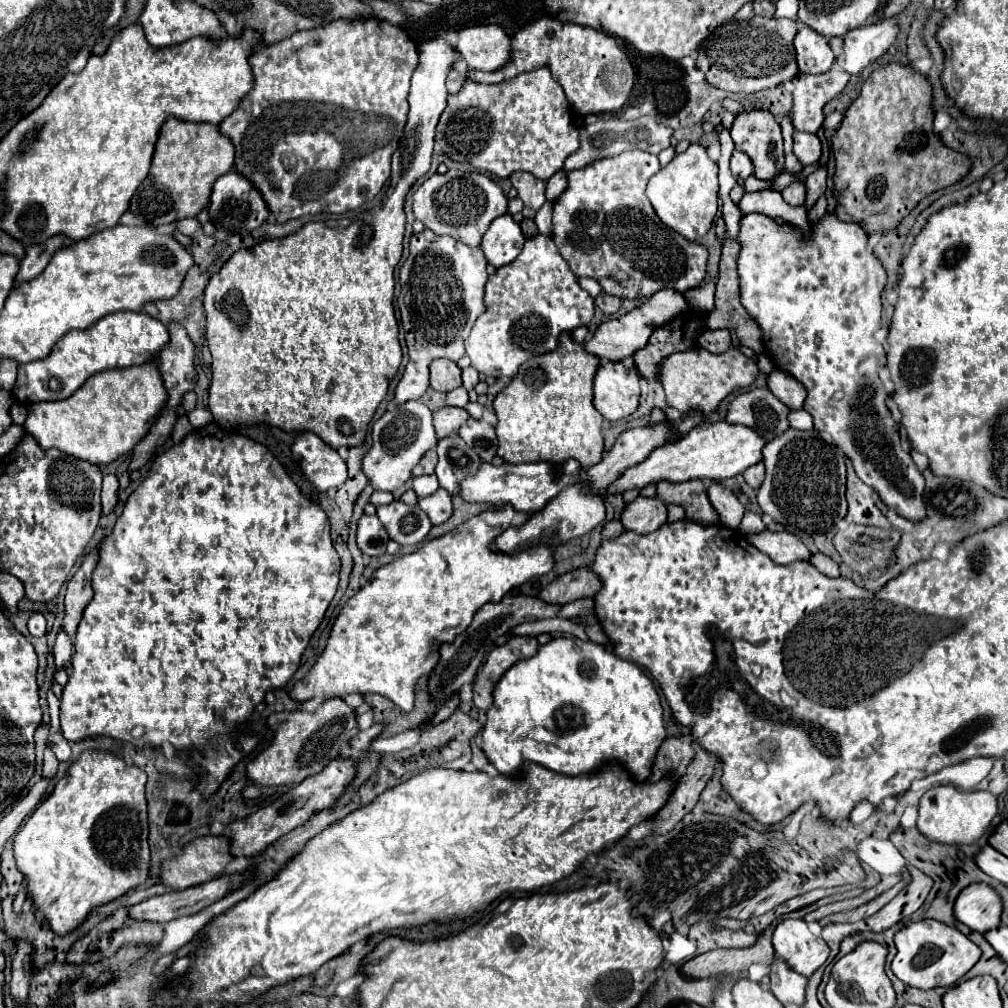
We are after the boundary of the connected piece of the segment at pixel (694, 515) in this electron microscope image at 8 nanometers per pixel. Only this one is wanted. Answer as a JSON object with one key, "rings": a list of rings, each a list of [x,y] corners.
{"rings":[[[660,481],[656,485],[658,497],[668,505],[680,505],[686,511],[686,519],[702,523],[702,525],[718,525],[720,517],[716,515],[712,503],[708,501],[706,487],[702,481],[688,483],[668,483]]]}

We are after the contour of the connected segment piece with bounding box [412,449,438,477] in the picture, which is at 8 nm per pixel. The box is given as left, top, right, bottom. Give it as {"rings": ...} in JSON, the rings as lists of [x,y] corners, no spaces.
{"rings":[[[430,449],[428,453],[424,453],[424,457],[420,459],[420,463],[414,467],[412,475],[432,475],[434,473],[434,467],[438,463],[438,455],[436,455],[436,449]]]}

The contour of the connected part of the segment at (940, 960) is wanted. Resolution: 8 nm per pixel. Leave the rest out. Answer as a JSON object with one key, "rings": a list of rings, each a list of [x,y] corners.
{"rings":[[[924,919],[916,921],[904,929],[900,929],[894,935],[896,943],[896,957],[892,961],[892,971],[894,975],[918,989],[932,989],[932,987],[950,987],[954,985],[960,977],[964,977],[980,959],[980,947],[972,943],[964,933],[958,929],[944,925],[936,919]]]}

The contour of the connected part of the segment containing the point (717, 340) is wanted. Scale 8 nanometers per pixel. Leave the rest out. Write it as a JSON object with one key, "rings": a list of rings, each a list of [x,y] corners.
{"rings":[[[716,329],[716,331],[702,331],[698,335],[698,347],[710,351],[710,353],[724,353],[730,349],[732,339],[728,329]]]}

